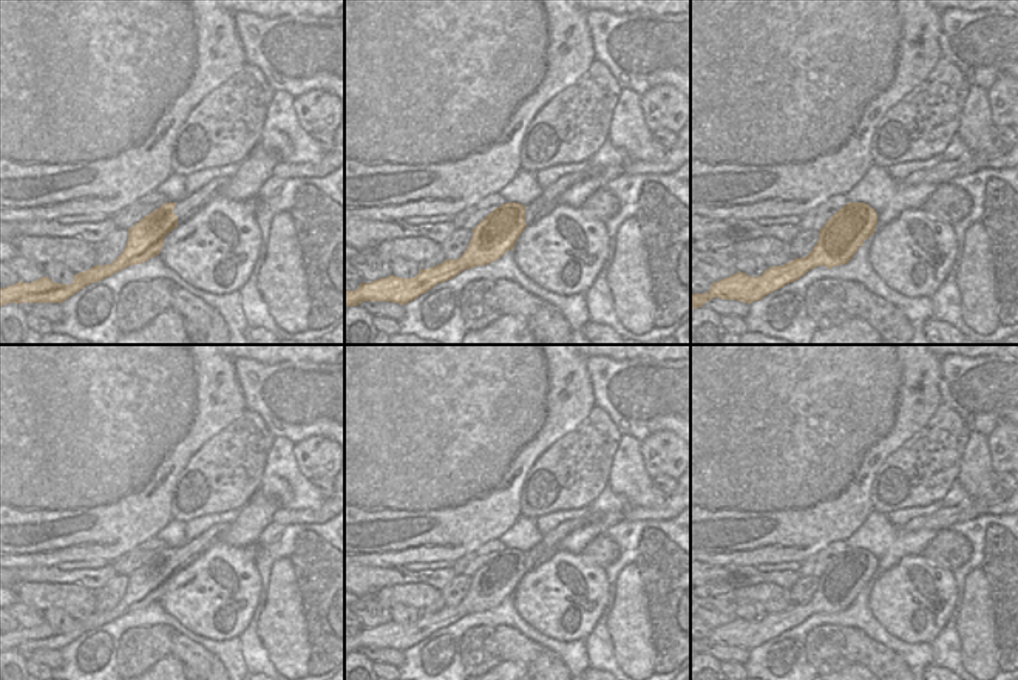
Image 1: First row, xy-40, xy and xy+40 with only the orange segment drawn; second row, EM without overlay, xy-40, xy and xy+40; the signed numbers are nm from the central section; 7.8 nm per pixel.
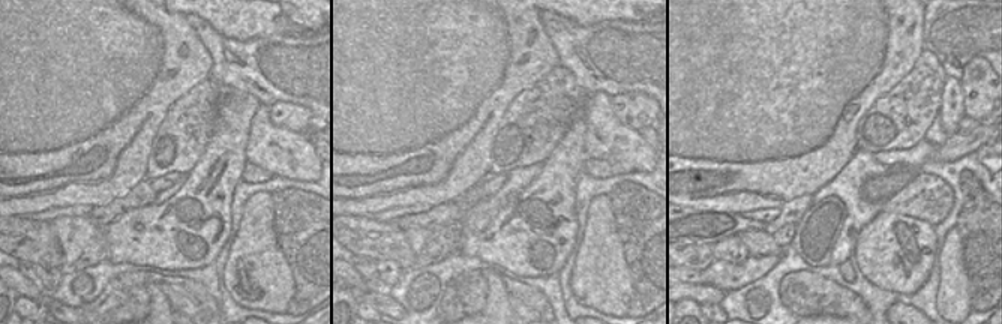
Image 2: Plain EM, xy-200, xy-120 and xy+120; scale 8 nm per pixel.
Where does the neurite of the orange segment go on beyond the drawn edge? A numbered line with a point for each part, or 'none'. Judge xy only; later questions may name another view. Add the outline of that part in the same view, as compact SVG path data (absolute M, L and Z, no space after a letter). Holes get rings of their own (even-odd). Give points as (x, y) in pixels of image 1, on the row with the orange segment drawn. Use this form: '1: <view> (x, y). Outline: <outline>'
1: xy (546, 201). Outline: M607 165L598 172L587 168L559 178L555 184L545 187L533 202L525 206L525 224L530 226L539 218L548 215L558 206L556 199L573 184L582 182L592 176L602 178L606 182L610 182L621 175L624 175L624 165Z

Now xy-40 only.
1: xy-40 (189, 206). Outline: M215 178L193 195L188 195L182 201L176 202L173 213L178 216L178 226L199 212L213 196L221 193L229 181L230 178Z

